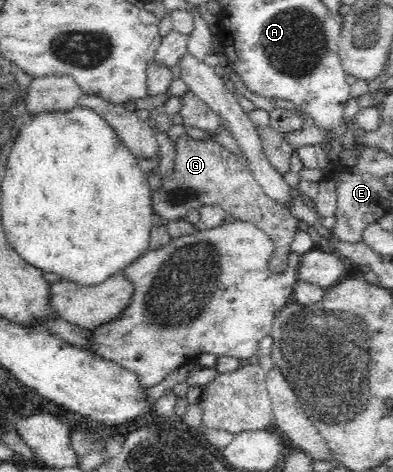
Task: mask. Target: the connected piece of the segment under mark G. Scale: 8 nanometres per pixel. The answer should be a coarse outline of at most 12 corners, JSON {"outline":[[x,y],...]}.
{"outline":[[186,133],[151,192],[168,222],[220,206],[263,230],[284,270],[299,220],[244,157]]}

